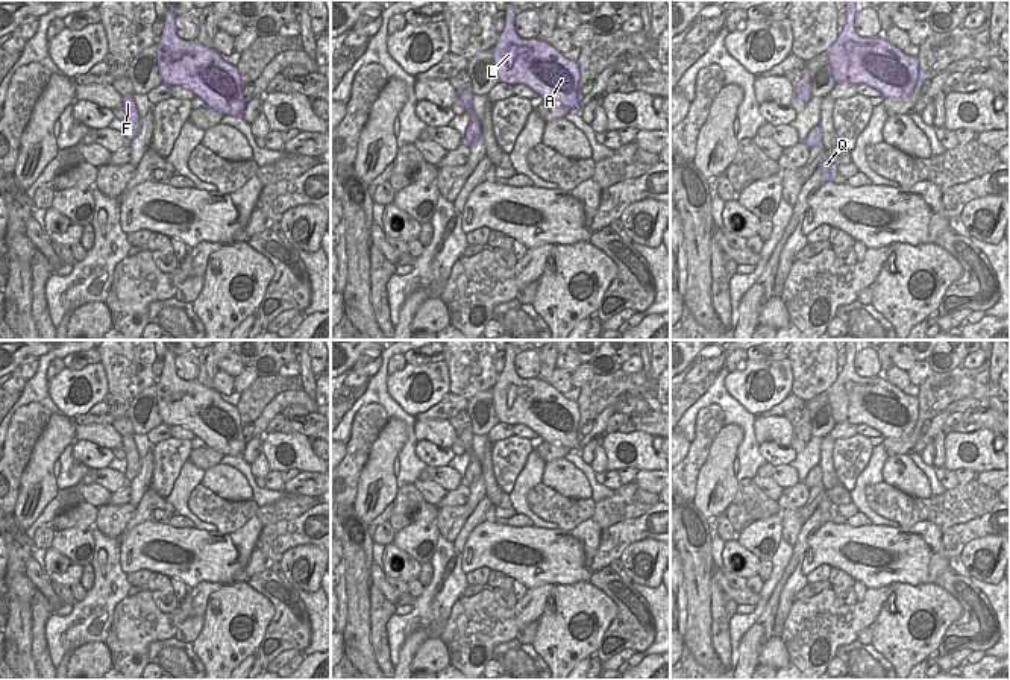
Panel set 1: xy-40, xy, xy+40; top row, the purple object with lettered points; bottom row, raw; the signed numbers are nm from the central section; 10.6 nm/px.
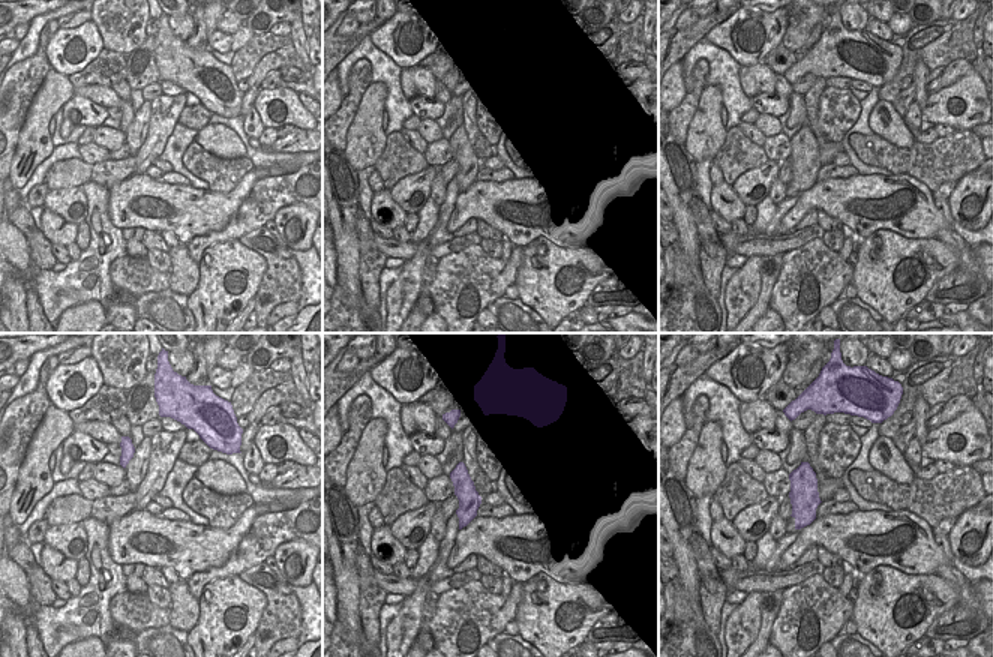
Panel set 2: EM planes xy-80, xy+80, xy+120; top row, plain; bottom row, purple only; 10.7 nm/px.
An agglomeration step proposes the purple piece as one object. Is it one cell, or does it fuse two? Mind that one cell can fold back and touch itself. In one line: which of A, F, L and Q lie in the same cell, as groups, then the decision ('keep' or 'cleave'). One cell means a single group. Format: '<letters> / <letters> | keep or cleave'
A F L Q | keep

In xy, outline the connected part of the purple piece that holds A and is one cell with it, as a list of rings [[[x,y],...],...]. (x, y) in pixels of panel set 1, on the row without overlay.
[[[505,345],[503,370],[497,375],[493,393],[499,422],[526,425],[544,442],[560,443],[579,452],[579,407],[540,378],[525,379],[514,369],[516,351]]]

